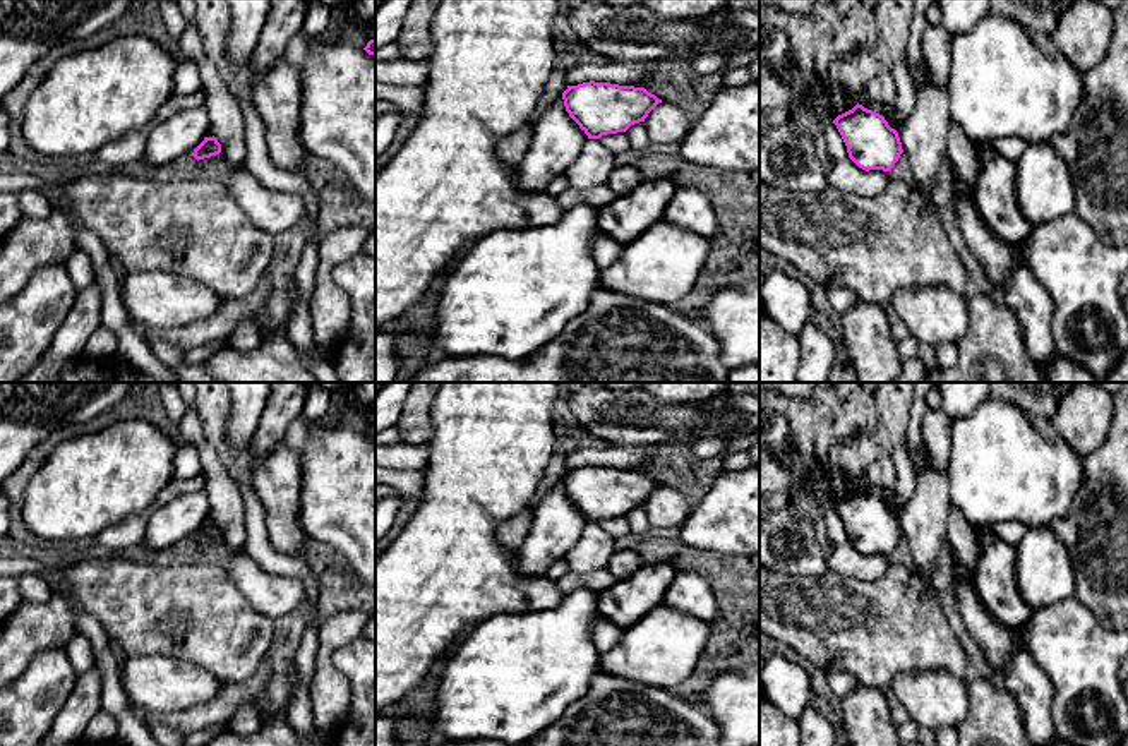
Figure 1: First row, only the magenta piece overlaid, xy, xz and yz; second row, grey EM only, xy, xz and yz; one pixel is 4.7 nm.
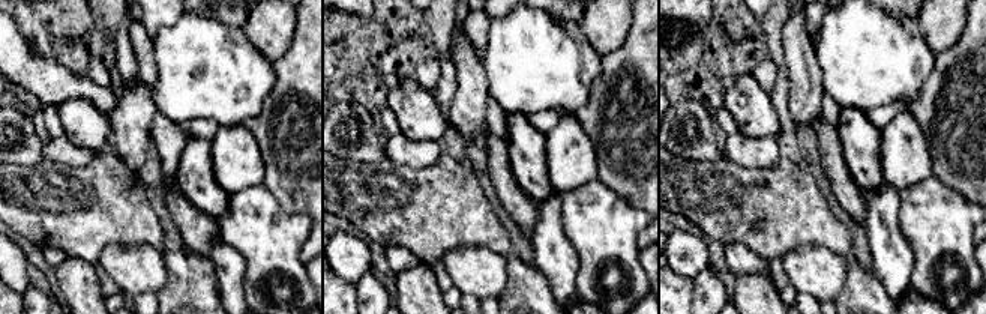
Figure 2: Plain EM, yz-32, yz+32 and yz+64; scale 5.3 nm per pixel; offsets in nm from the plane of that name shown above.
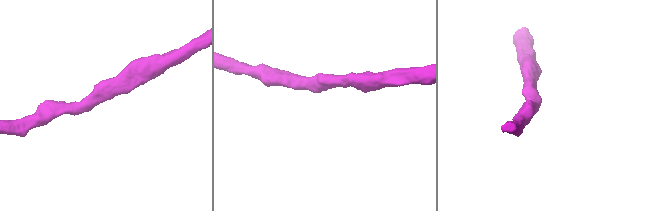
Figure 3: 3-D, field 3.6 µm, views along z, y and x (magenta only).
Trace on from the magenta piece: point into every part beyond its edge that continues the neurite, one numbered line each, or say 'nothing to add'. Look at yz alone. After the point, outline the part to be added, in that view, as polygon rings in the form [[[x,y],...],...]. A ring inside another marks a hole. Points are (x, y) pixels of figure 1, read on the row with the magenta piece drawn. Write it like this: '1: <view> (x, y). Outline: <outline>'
nothing to add

